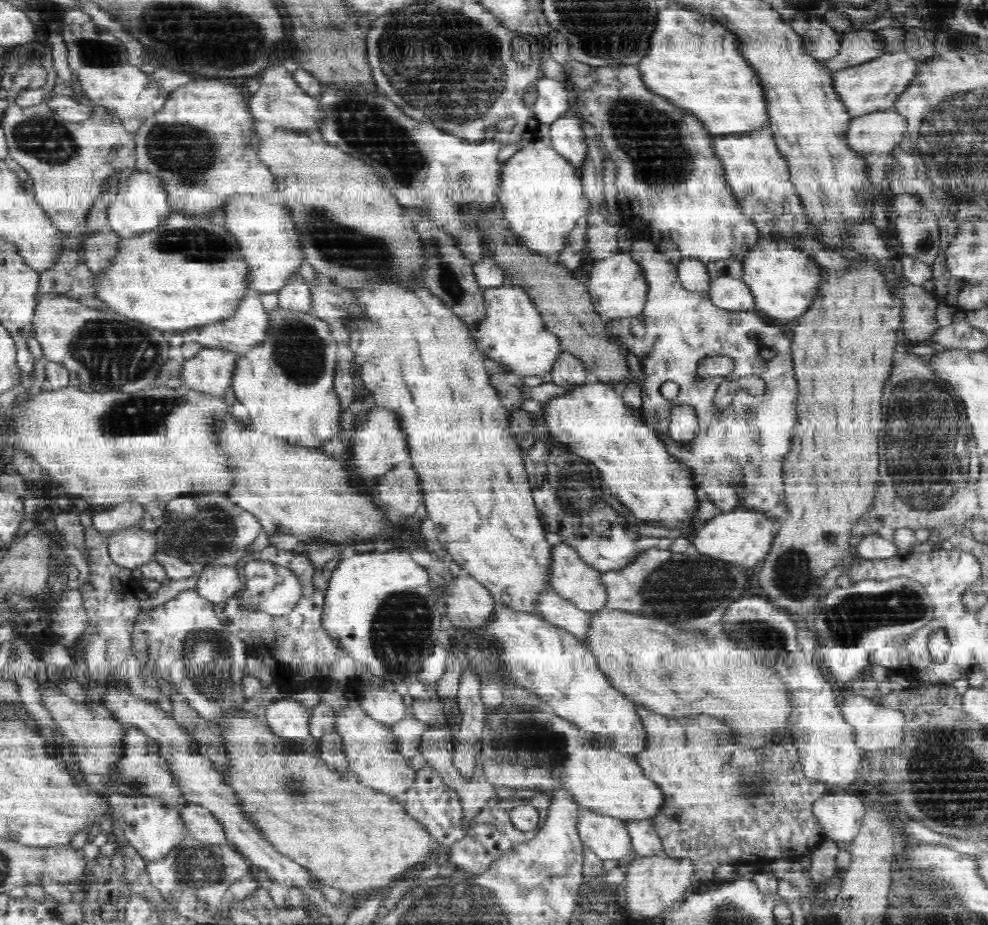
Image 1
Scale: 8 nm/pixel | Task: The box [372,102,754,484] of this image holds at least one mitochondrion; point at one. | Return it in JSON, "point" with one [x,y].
{"point":[446,272]}

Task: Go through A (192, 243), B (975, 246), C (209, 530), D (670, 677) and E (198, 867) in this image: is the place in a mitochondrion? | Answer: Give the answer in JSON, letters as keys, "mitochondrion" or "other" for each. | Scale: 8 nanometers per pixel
{"A":"mitochondrion","B":"mitochondrion","C":"mitochondrion","D":"other","E":"mitochondrion"}

